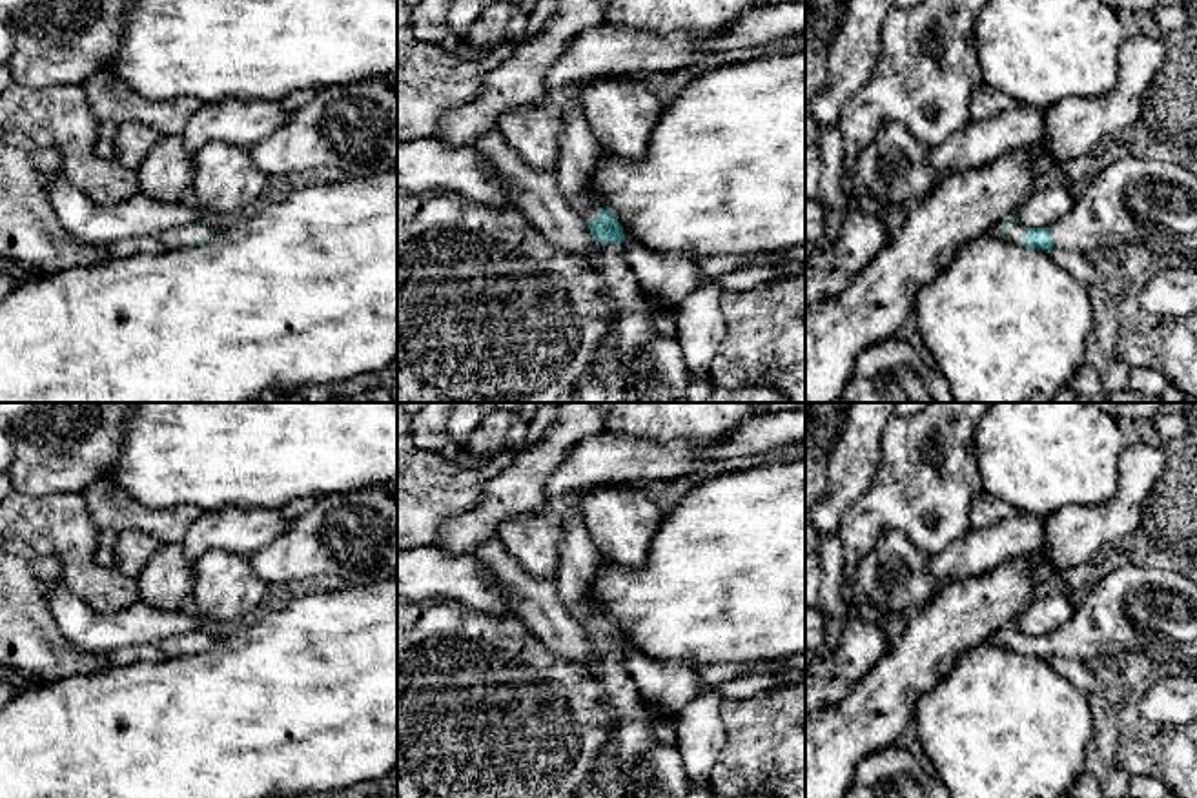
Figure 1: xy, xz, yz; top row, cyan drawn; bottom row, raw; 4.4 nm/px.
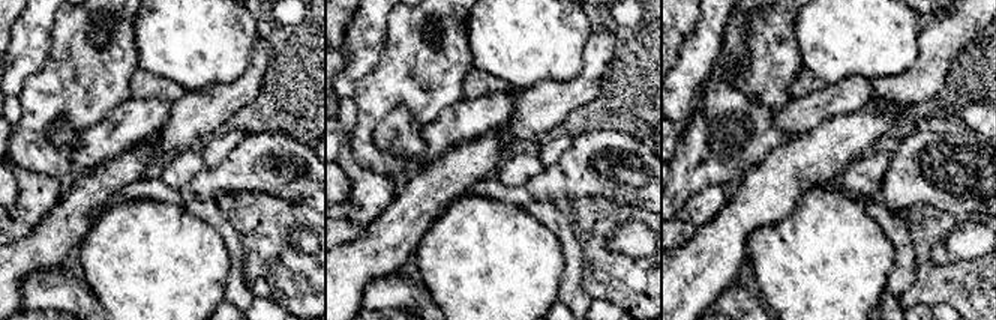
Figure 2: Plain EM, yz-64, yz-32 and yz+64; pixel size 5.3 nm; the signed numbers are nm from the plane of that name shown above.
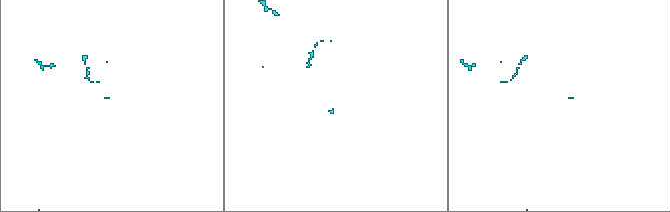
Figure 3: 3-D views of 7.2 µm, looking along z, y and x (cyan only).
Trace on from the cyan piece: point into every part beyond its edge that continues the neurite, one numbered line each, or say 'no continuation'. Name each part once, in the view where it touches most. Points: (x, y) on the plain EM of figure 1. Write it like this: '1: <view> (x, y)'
1: xz (633, 762)
2: yz (1015, 640)

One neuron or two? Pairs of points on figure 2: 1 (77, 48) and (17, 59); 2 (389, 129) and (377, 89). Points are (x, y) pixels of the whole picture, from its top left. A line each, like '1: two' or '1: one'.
1: two
2: two

